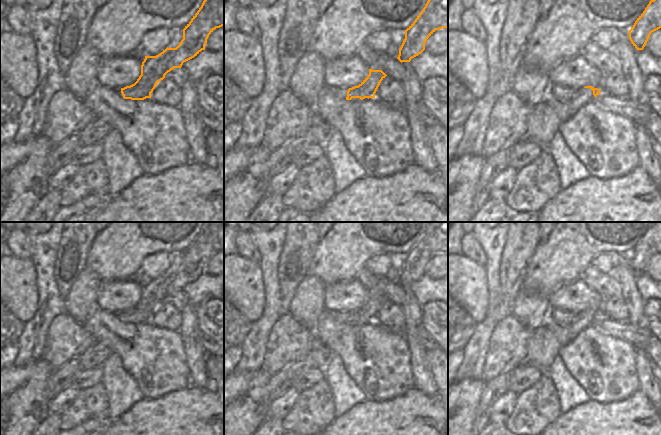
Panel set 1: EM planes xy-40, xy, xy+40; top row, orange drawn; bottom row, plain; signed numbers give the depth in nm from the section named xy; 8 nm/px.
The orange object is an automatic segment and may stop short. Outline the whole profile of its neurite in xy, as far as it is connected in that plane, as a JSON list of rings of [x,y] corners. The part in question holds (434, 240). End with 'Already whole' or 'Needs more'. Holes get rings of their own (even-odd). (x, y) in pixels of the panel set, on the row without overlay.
[[[429,222],[415,245],[405,254],[397,283],[401,287],[410,286],[425,274],[427,263],[442,252],[448,252],[448,222]]]. Already whole.

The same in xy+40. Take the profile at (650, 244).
[[[661,222],[651,224],[629,254],[629,263],[637,274],[643,274],[651,257],[661,252]]]. Already whole.

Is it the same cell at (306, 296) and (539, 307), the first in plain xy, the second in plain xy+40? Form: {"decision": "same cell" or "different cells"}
{"decision": "same cell"}

